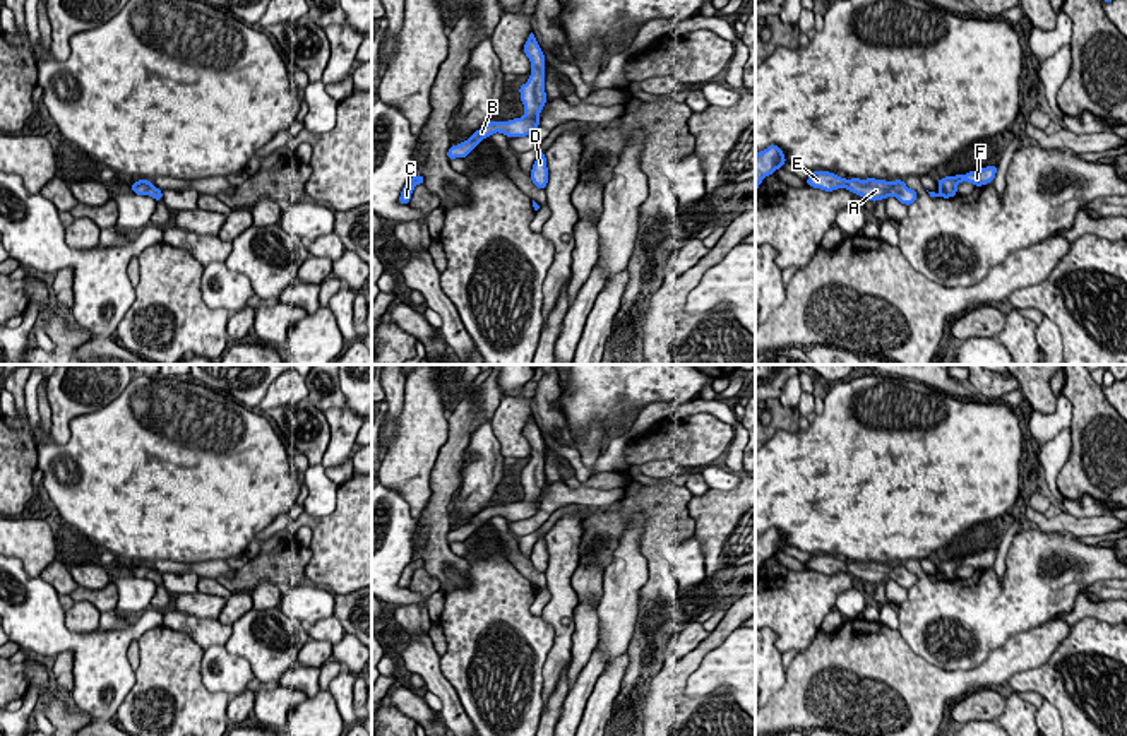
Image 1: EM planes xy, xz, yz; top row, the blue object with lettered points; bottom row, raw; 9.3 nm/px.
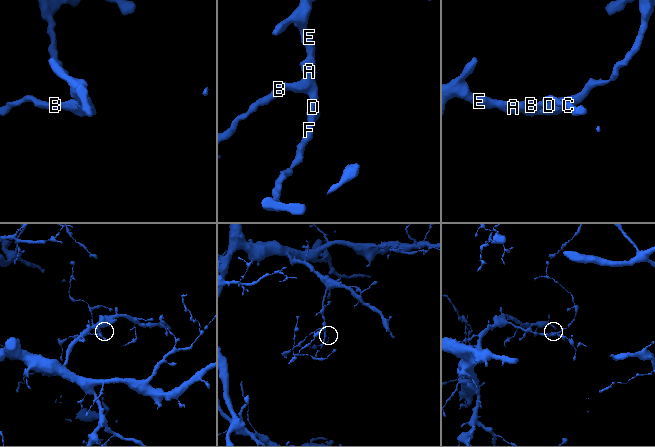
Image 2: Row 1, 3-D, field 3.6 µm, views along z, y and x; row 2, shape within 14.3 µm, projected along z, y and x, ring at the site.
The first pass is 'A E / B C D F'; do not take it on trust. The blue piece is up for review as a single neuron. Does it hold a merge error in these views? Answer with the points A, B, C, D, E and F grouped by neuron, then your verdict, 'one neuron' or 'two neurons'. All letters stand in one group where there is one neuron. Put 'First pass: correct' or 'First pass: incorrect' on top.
First pass: incorrect
A B C D E F; one neuron

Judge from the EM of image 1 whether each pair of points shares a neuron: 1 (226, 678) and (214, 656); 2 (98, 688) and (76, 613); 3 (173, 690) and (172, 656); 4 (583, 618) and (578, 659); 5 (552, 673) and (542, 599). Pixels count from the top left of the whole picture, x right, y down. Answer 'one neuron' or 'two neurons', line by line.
1: one neuron
2: two neurons
3: one neuron
4: one neuron
5: two neurons

